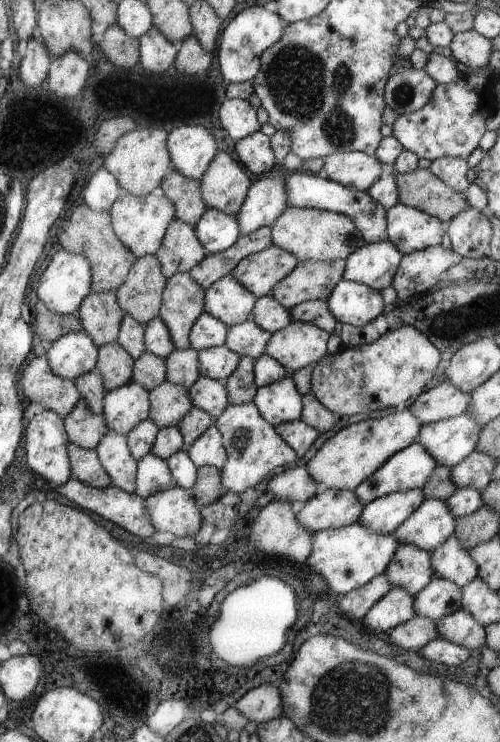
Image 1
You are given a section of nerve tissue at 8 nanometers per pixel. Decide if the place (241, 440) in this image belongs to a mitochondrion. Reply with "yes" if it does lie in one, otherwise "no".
yes

